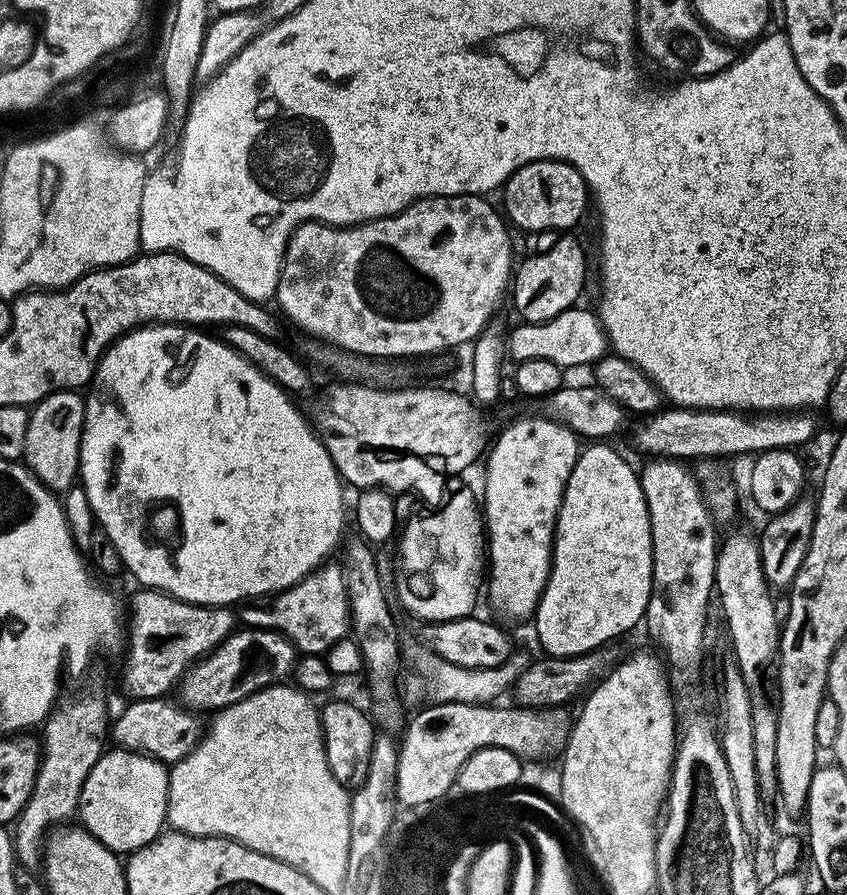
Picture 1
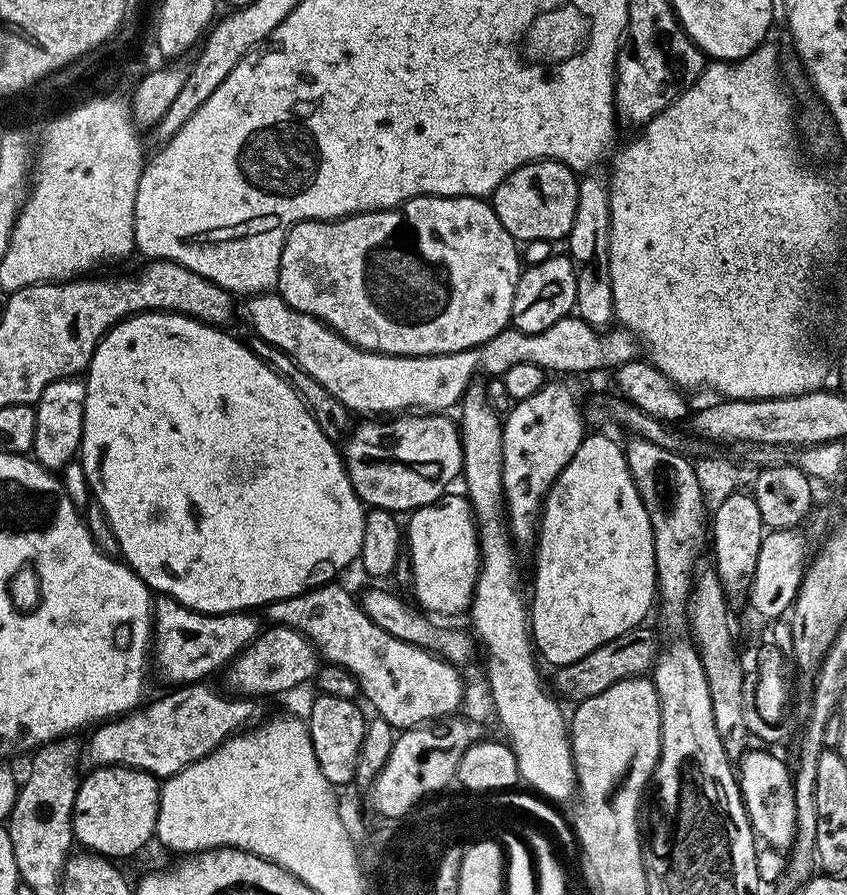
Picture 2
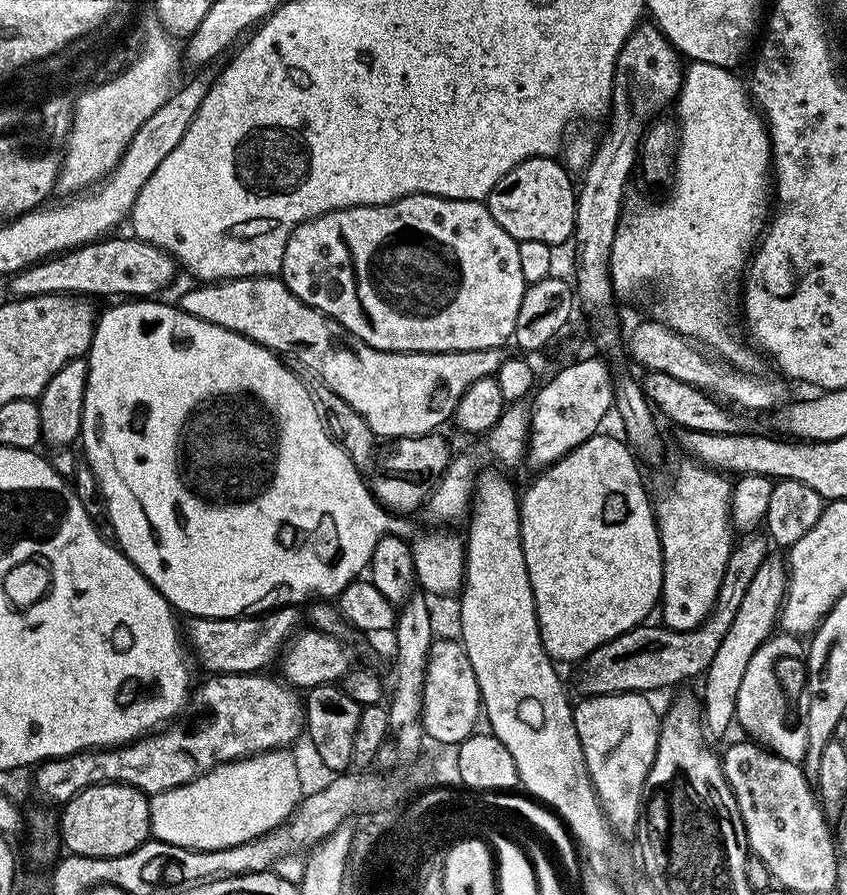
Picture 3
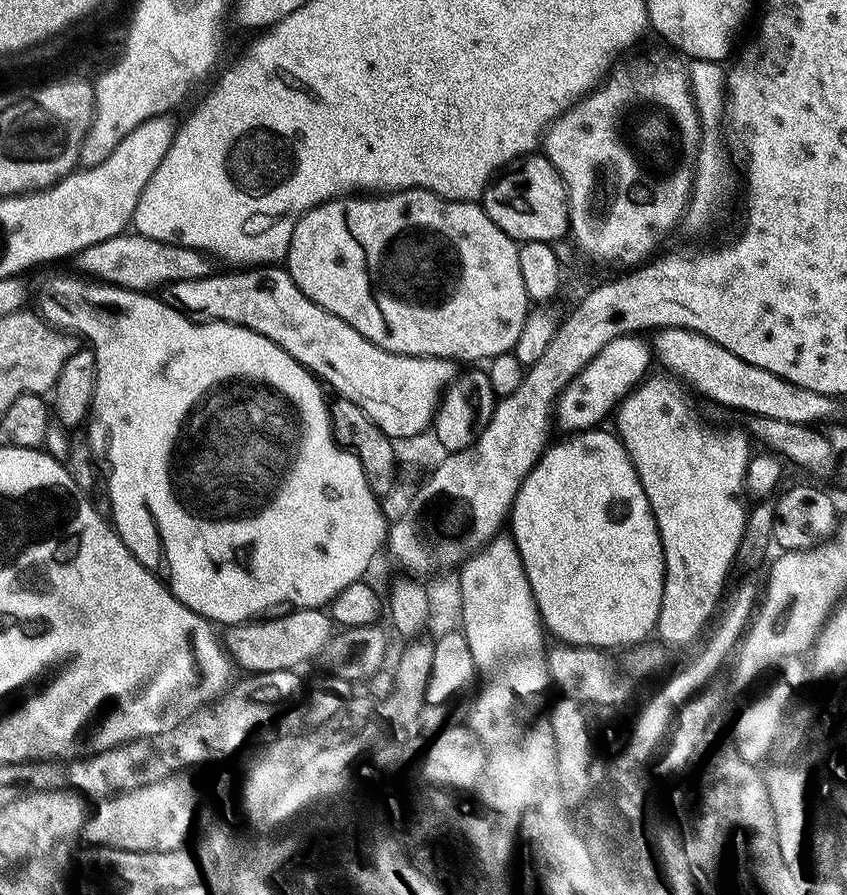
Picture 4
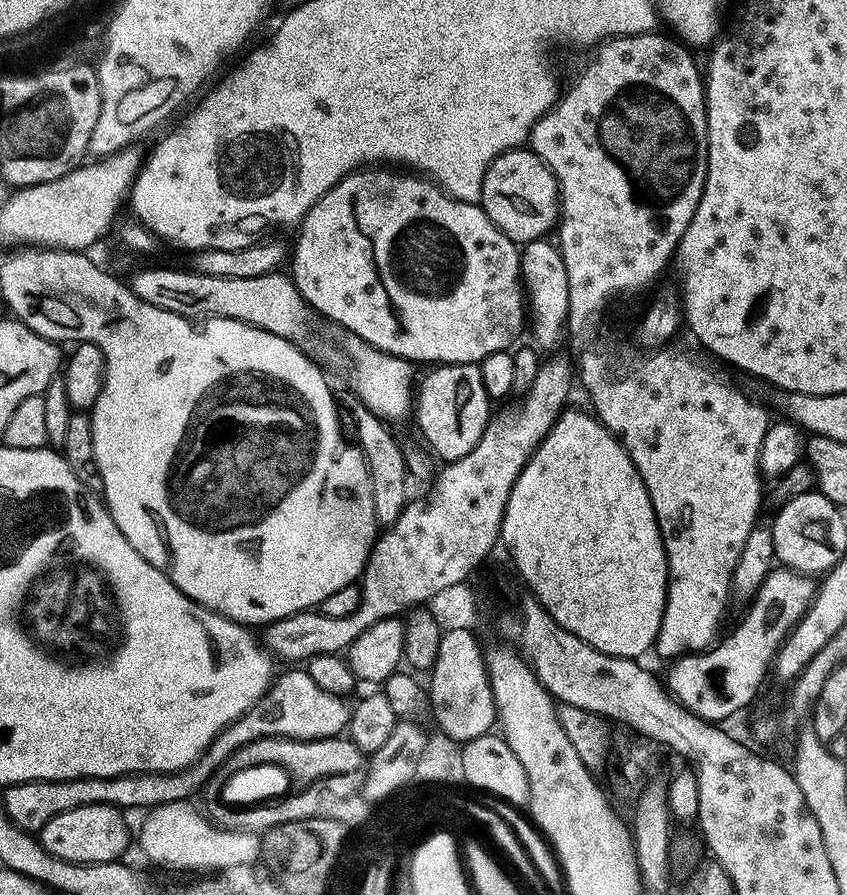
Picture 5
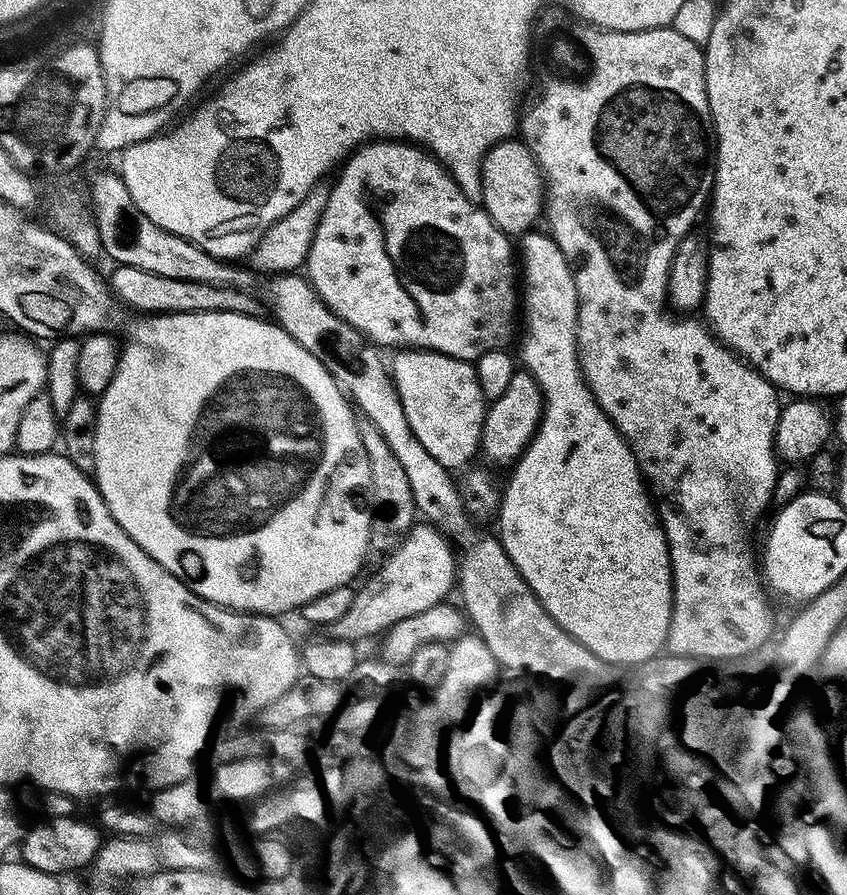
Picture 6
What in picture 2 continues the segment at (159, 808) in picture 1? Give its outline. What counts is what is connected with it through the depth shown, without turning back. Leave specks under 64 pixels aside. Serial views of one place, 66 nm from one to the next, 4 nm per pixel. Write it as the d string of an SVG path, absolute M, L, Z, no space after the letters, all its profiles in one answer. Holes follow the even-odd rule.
M93 767L88 777L79 781L76 801L73 804L72 828L75 843L81 849L97 856L117 858L132 856L139 848L144 848L156 835L156 819L160 805L161 781L149 772L139 772L136 768Z

